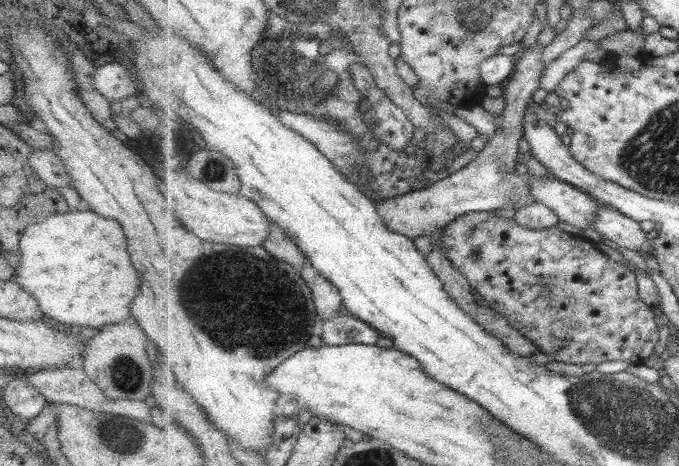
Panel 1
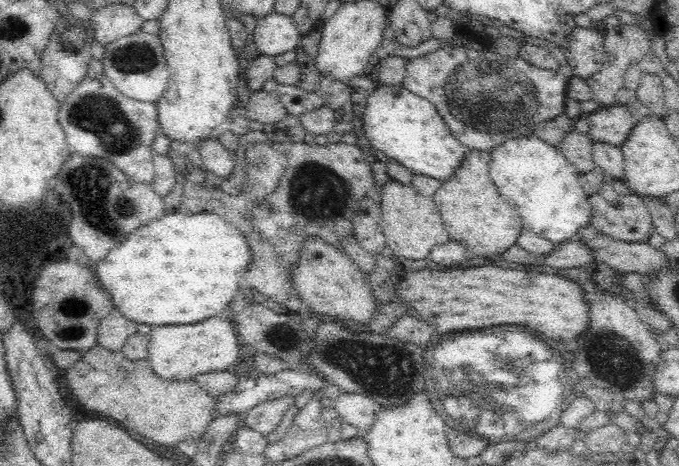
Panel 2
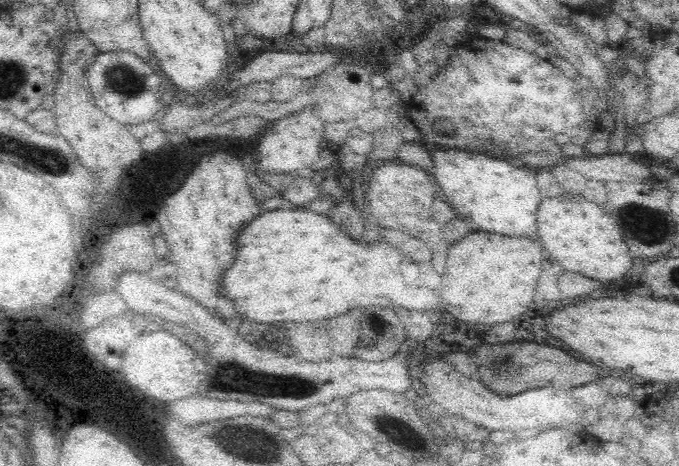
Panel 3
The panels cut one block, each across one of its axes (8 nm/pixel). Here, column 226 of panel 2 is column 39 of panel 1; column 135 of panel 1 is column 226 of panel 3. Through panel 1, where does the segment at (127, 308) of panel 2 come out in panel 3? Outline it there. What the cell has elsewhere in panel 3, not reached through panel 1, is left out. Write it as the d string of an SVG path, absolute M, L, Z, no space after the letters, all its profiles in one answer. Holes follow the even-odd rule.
M308 208L294 210L272 210L264 216L258 216L238 238L238 262L232 264L224 276L224 292L236 302L236 310L242 318L254 322L314 322L336 316L348 315L352 308L392 308L395 310L412 310L428 312L440 304L442 278L440 266L428 262L414 262L388 246L382 240L360 242L340 230L330 216L316 214Z

